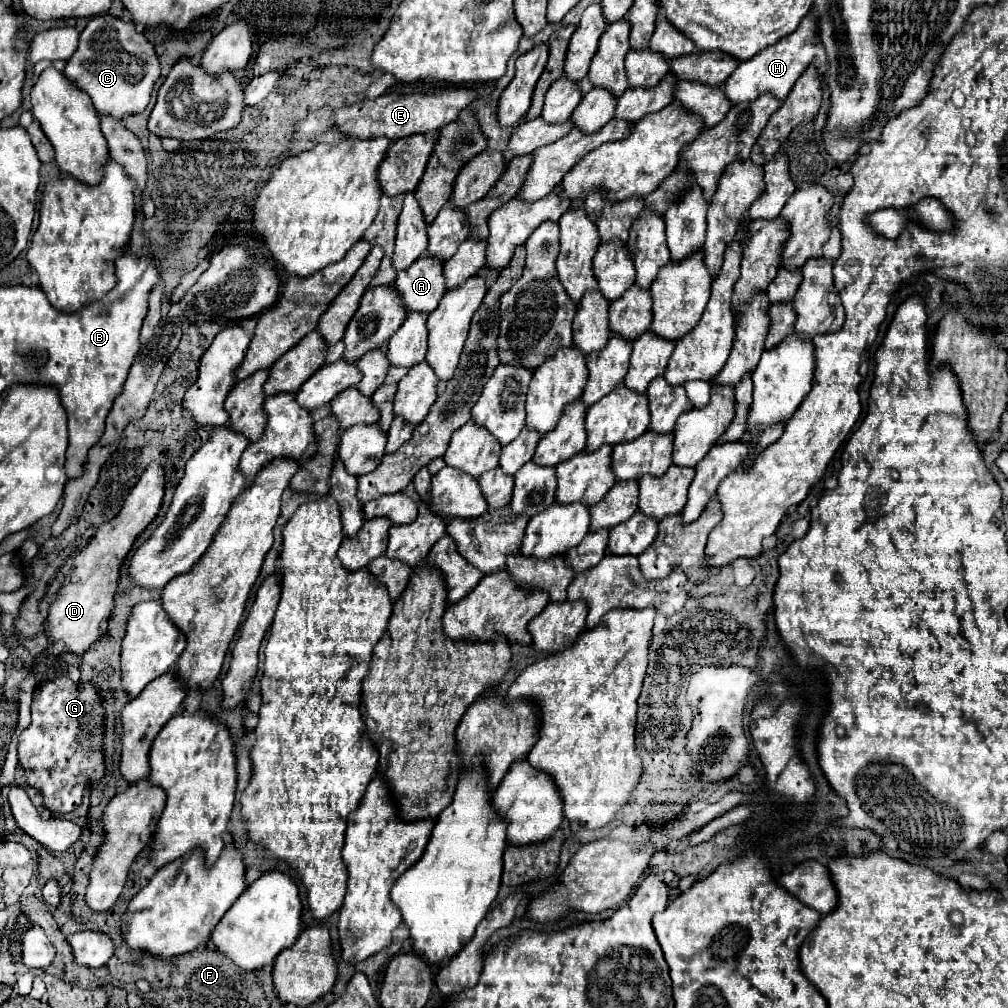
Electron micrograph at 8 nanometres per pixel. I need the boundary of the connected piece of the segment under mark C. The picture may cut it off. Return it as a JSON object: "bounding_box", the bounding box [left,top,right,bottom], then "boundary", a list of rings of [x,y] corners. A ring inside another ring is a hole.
{"bounding_box":[64,14,160,118],"boundary":[[[100,14],[88,20],[64,74],[92,98],[96,112],[122,118],[124,114],[142,112],[148,106],[152,86],[160,76],[160,64],[154,44],[136,30],[134,22],[124,22],[112,14]]]}

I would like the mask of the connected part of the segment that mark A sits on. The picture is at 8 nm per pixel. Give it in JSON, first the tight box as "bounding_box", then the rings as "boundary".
{"bounding_box":[394,256,446,314],"boundary":[[[420,256],[406,272],[398,272],[394,288],[406,310],[430,314],[446,292],[446,286],[442,286],[442,262]]]}

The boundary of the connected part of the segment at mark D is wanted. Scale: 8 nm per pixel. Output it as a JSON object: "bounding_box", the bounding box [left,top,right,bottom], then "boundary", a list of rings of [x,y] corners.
{"bounding_box":[44,462,164,656],"boundary":[[[160,462],[148,464],[138,484],[130,490],[118,516],[104,522],[92,542],[76,556],[70,578],[62,584],[58,598],[48,608],[48,618],[44,622],[44,634],[48,644],[64,642],[68,650],[76,656],[88,652],[90,644],[100,638],[108,628],[108,616],[114,606],[114,592],[118,584],[118,570],[124,556],[132,548],[136,536],[154,520],[164,498],[164,476]]]}

